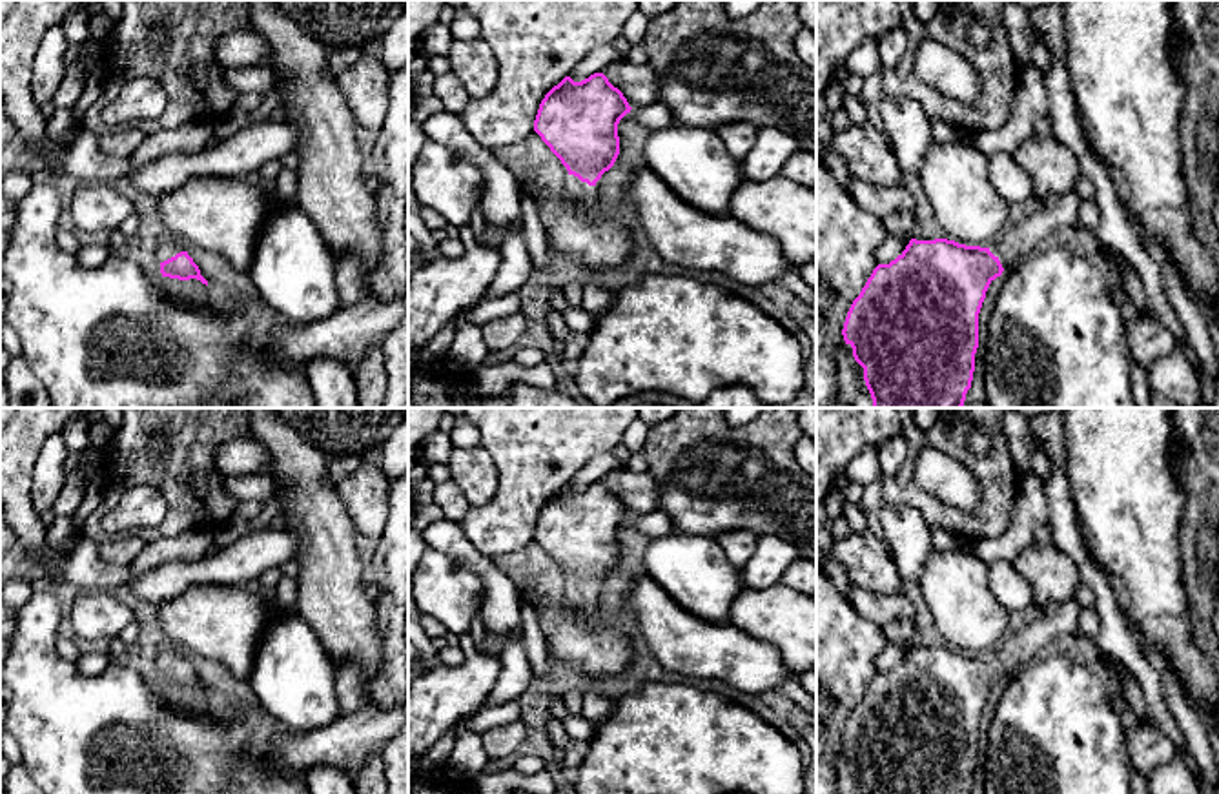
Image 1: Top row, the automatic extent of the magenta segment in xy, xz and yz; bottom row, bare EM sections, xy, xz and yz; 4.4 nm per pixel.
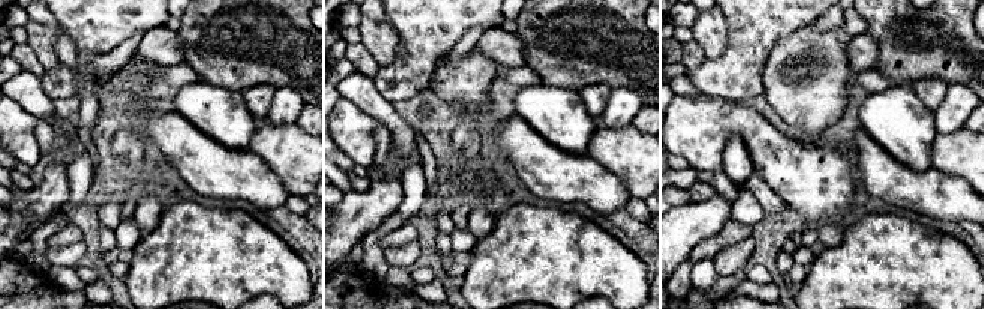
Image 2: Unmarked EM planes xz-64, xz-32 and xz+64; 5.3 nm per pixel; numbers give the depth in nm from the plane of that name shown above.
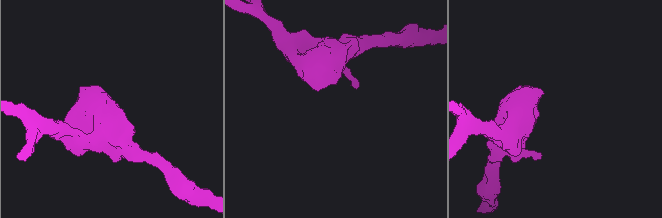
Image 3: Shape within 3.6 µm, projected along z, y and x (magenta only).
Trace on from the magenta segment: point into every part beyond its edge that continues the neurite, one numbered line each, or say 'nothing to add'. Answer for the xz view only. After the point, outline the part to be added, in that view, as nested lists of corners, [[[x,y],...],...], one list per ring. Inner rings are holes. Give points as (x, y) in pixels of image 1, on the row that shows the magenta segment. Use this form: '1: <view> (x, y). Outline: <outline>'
1: xz (580, 193). Outline: [[[569,175],[569,178],[565,180],[561,195],[567,202],[579,206],[583,209],[598,209],[605,206],[605,200],[598,195],[598,191],[587,182],[581,182],[574,175]]]

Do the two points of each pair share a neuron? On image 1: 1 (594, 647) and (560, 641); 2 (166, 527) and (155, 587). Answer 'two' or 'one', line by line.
1: one
2: two

